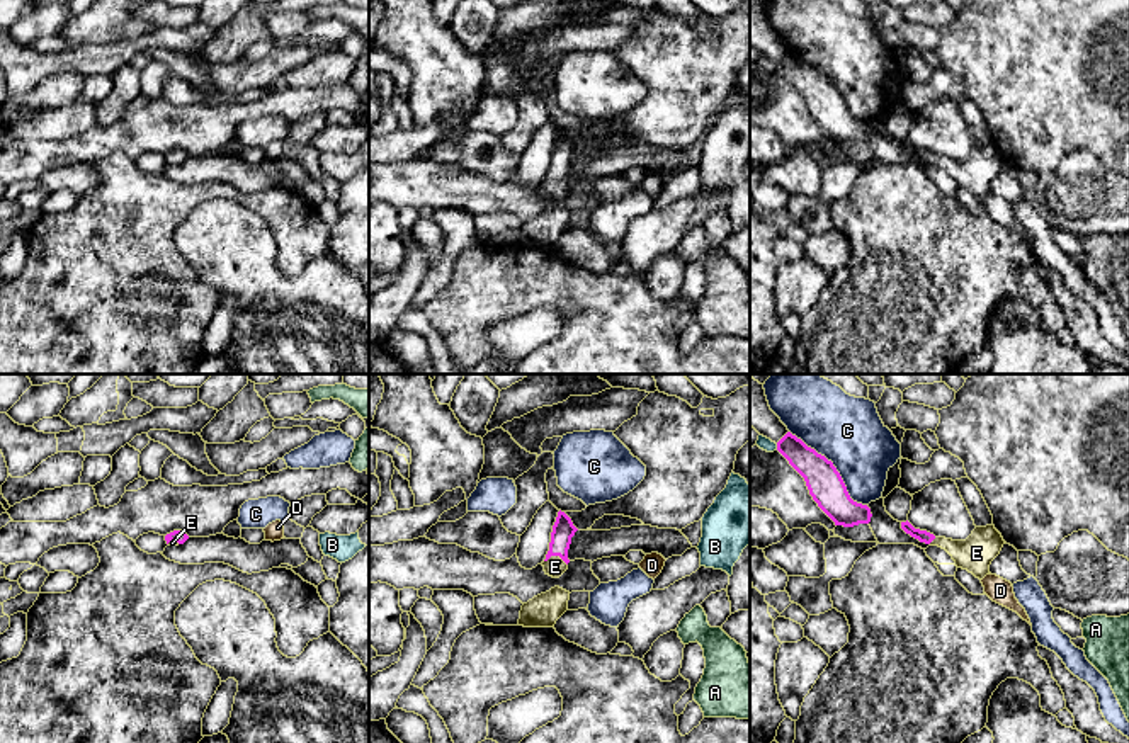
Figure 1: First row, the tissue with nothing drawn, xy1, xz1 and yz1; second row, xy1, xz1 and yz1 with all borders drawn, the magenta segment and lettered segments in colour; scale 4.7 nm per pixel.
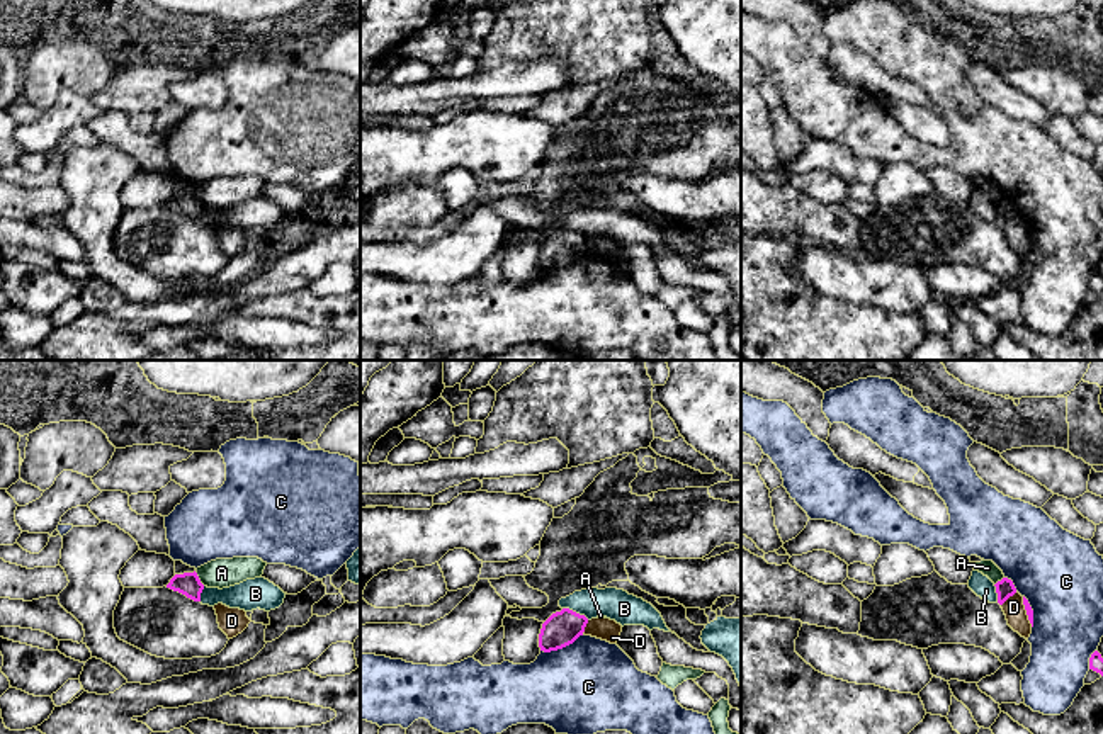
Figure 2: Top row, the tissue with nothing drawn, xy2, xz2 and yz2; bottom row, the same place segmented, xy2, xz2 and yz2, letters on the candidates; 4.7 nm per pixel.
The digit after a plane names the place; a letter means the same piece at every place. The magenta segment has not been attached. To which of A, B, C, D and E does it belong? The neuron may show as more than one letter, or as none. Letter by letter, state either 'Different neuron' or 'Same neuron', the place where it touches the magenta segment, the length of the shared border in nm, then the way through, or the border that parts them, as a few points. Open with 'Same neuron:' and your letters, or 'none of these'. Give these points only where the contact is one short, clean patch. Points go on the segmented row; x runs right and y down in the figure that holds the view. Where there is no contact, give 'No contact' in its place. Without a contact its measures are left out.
Same neuron: E
A: Different neuron. Touches magenta at xy2 (197, 578). Shared border 90 nm. Boundary: xy2 (194, 571), (204, 585)
B: Different neuron. Touches magenta at xz2 (575, 612). Shared border 140 nm. Boundary: xz2 (563, 607), (588, 619)
C: Different neuron. Touches magenta at yz1 (833, 466). Shared border 500 nm
D: Different neuron. Touches magenta at yz2 (1008, 597). Shared border 100 nm. Boundary: yz2 (1017, 592), (1001, 605)
E: Same neuron. Touches magenta at xz1 (556, 555). Shared border 110 nm. Path across: xz1 (563, 529), (556, 555), (555, 567)

